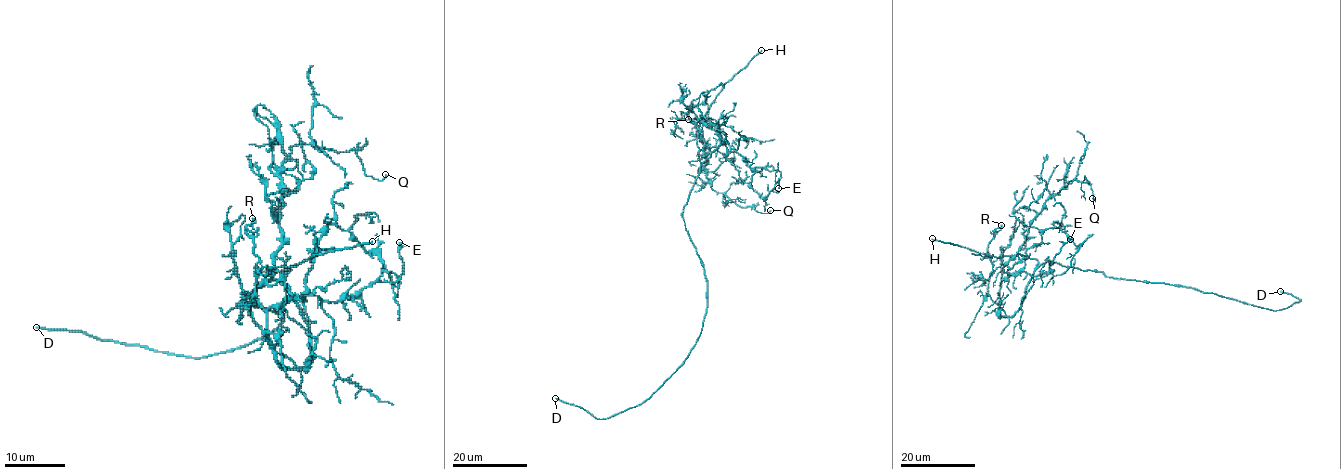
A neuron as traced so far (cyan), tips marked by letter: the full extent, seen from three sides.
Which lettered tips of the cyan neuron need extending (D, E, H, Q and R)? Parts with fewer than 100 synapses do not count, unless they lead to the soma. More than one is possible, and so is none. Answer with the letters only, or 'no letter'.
D, H

